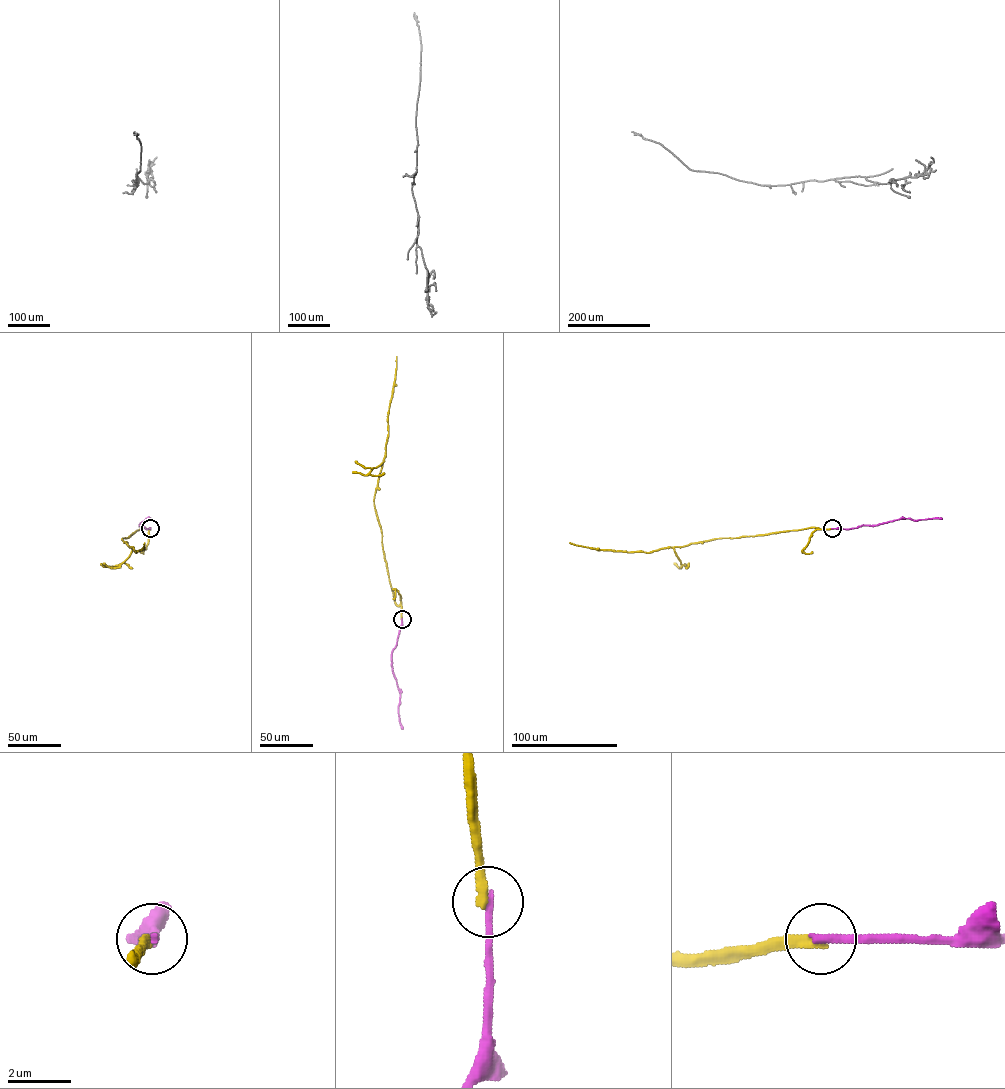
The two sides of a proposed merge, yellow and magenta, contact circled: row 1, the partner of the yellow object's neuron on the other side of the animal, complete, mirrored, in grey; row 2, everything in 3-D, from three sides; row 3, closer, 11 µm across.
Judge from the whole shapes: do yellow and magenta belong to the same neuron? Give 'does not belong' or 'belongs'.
does not belong

